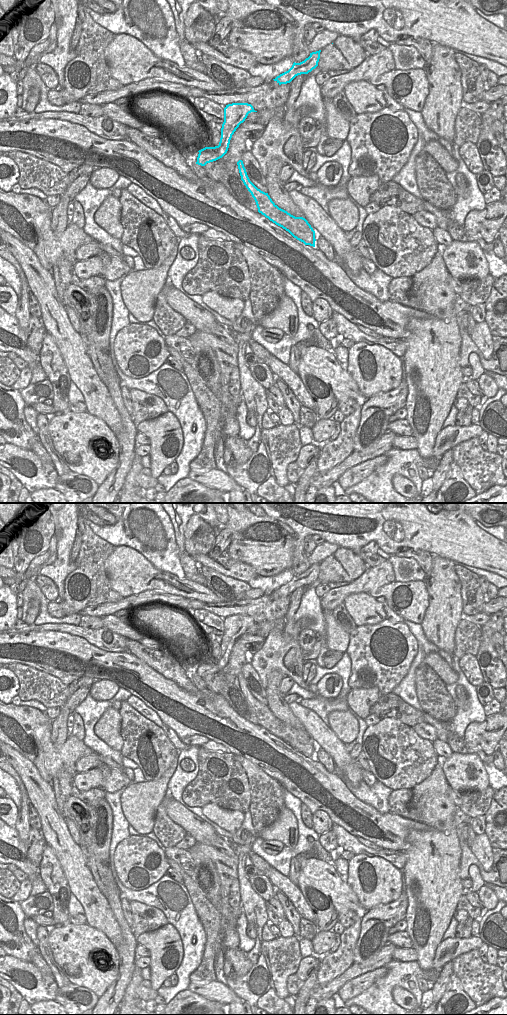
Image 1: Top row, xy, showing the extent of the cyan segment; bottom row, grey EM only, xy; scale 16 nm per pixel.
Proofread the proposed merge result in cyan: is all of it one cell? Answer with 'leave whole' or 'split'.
split

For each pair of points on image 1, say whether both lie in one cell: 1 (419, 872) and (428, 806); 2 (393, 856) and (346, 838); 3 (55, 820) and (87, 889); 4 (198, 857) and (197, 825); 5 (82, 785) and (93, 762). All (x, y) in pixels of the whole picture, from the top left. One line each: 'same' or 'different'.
1: same
2: same
3: same
4: different
5: different

